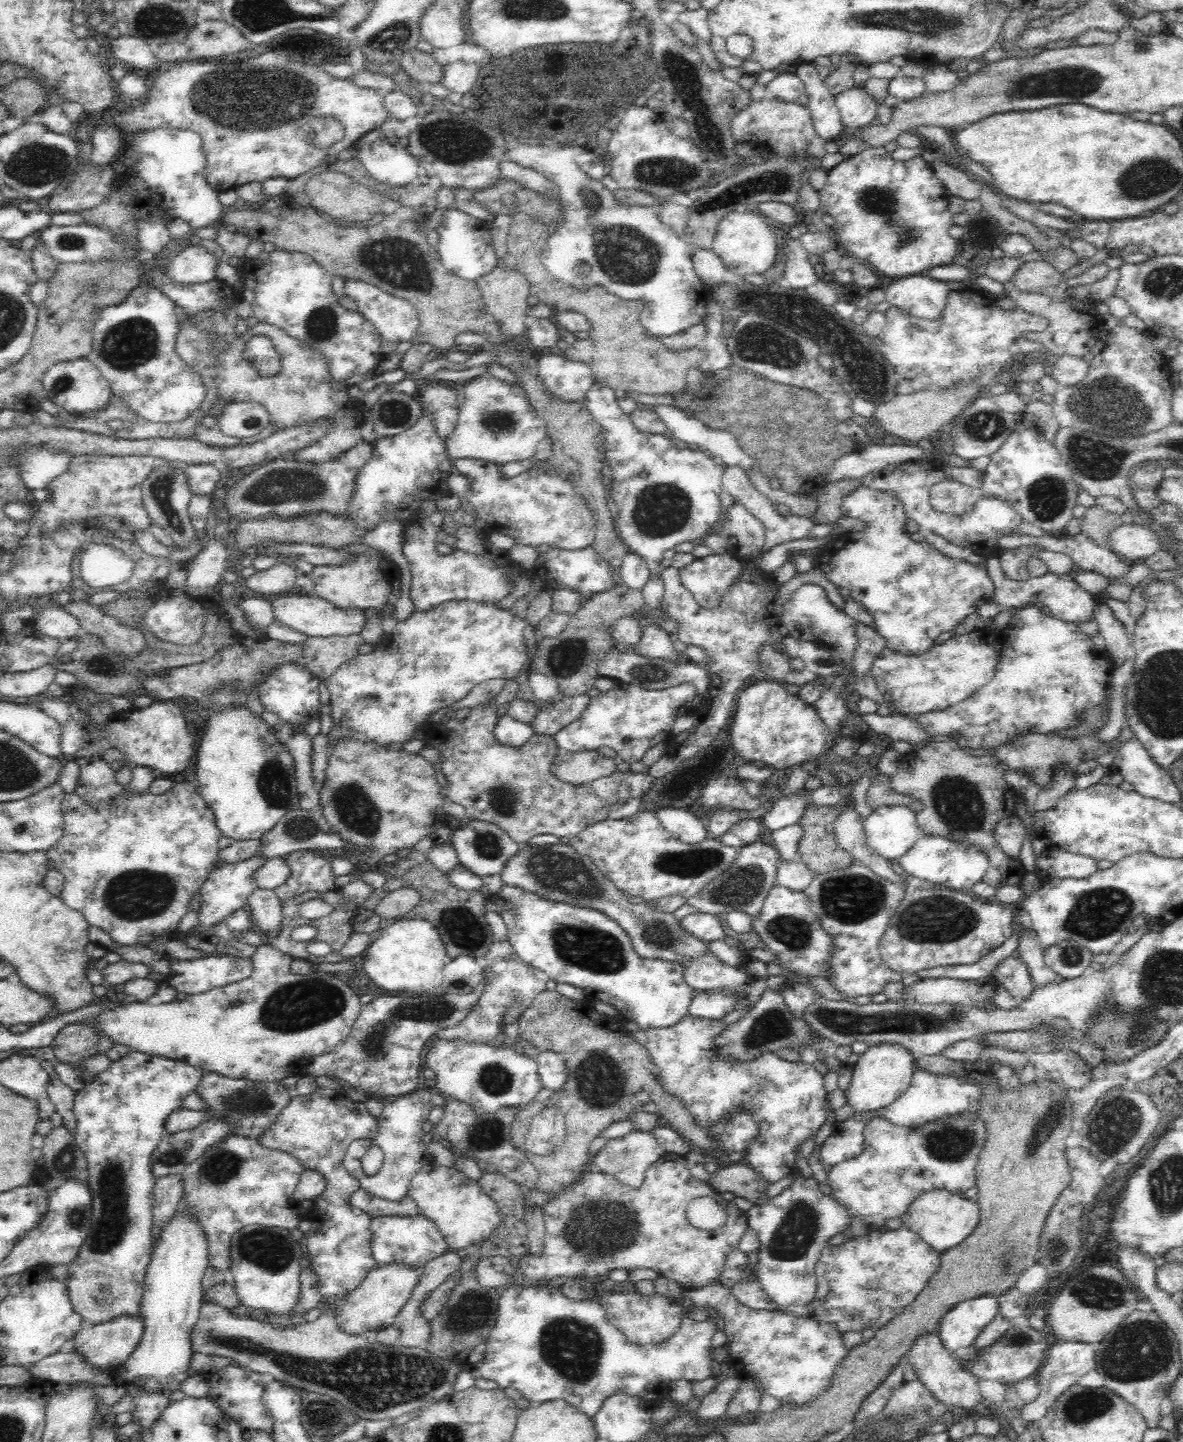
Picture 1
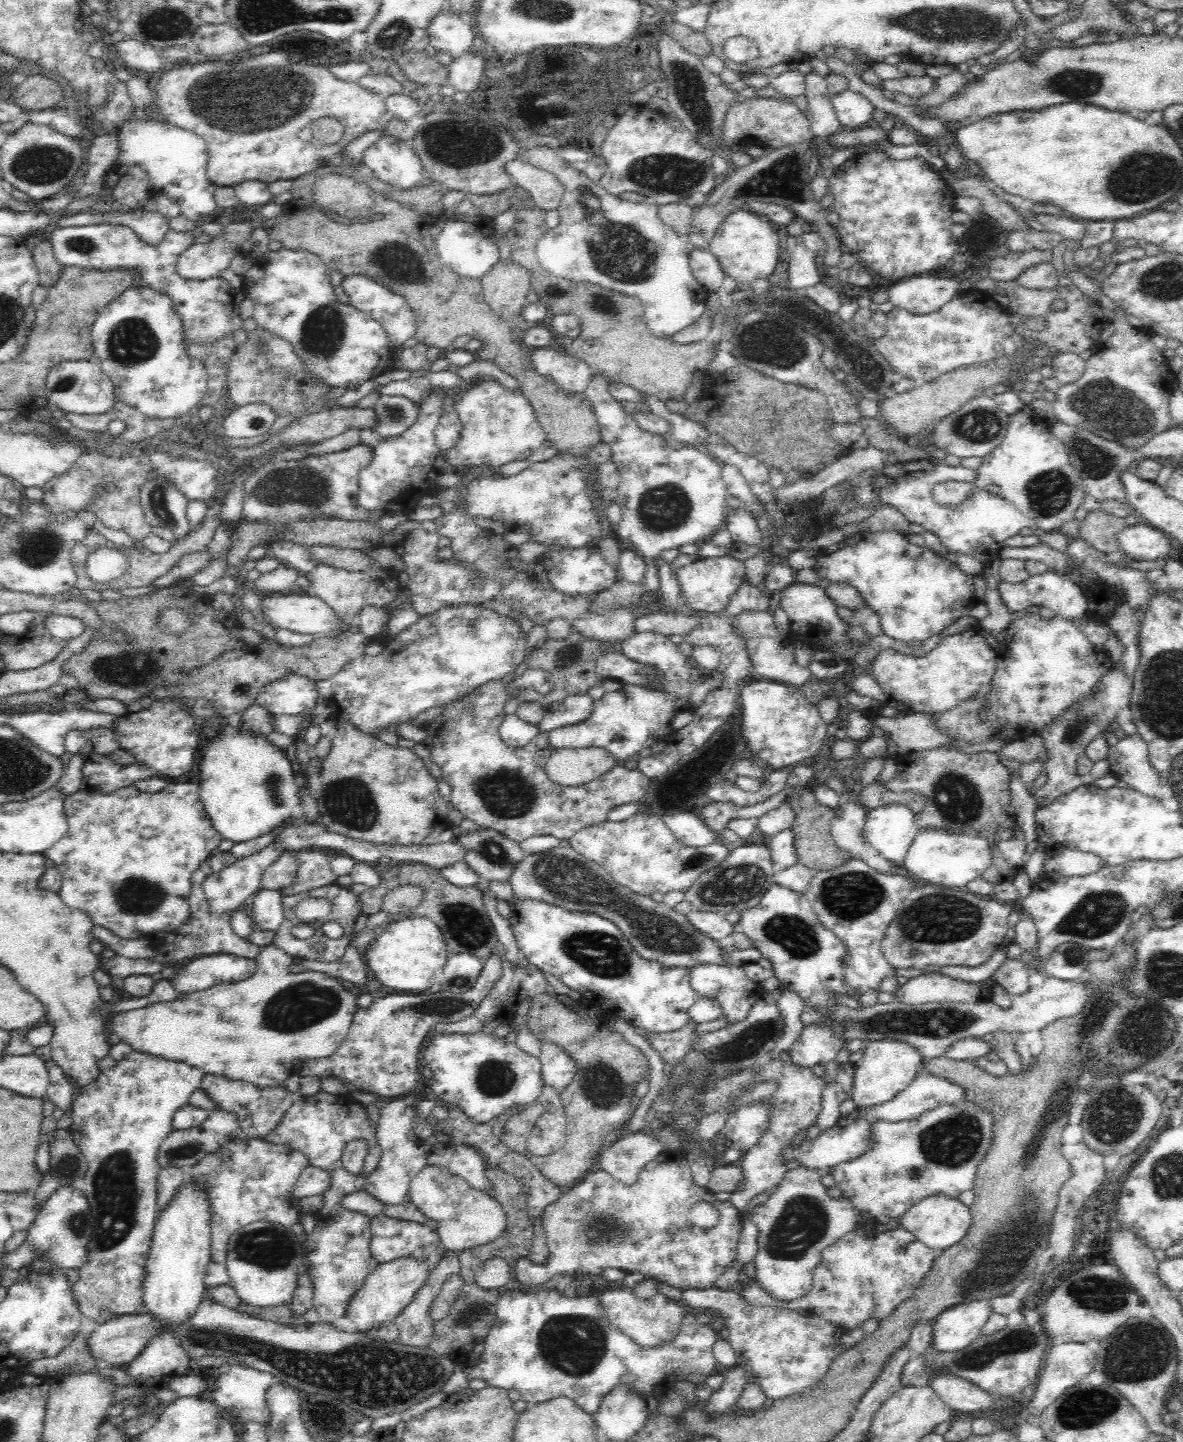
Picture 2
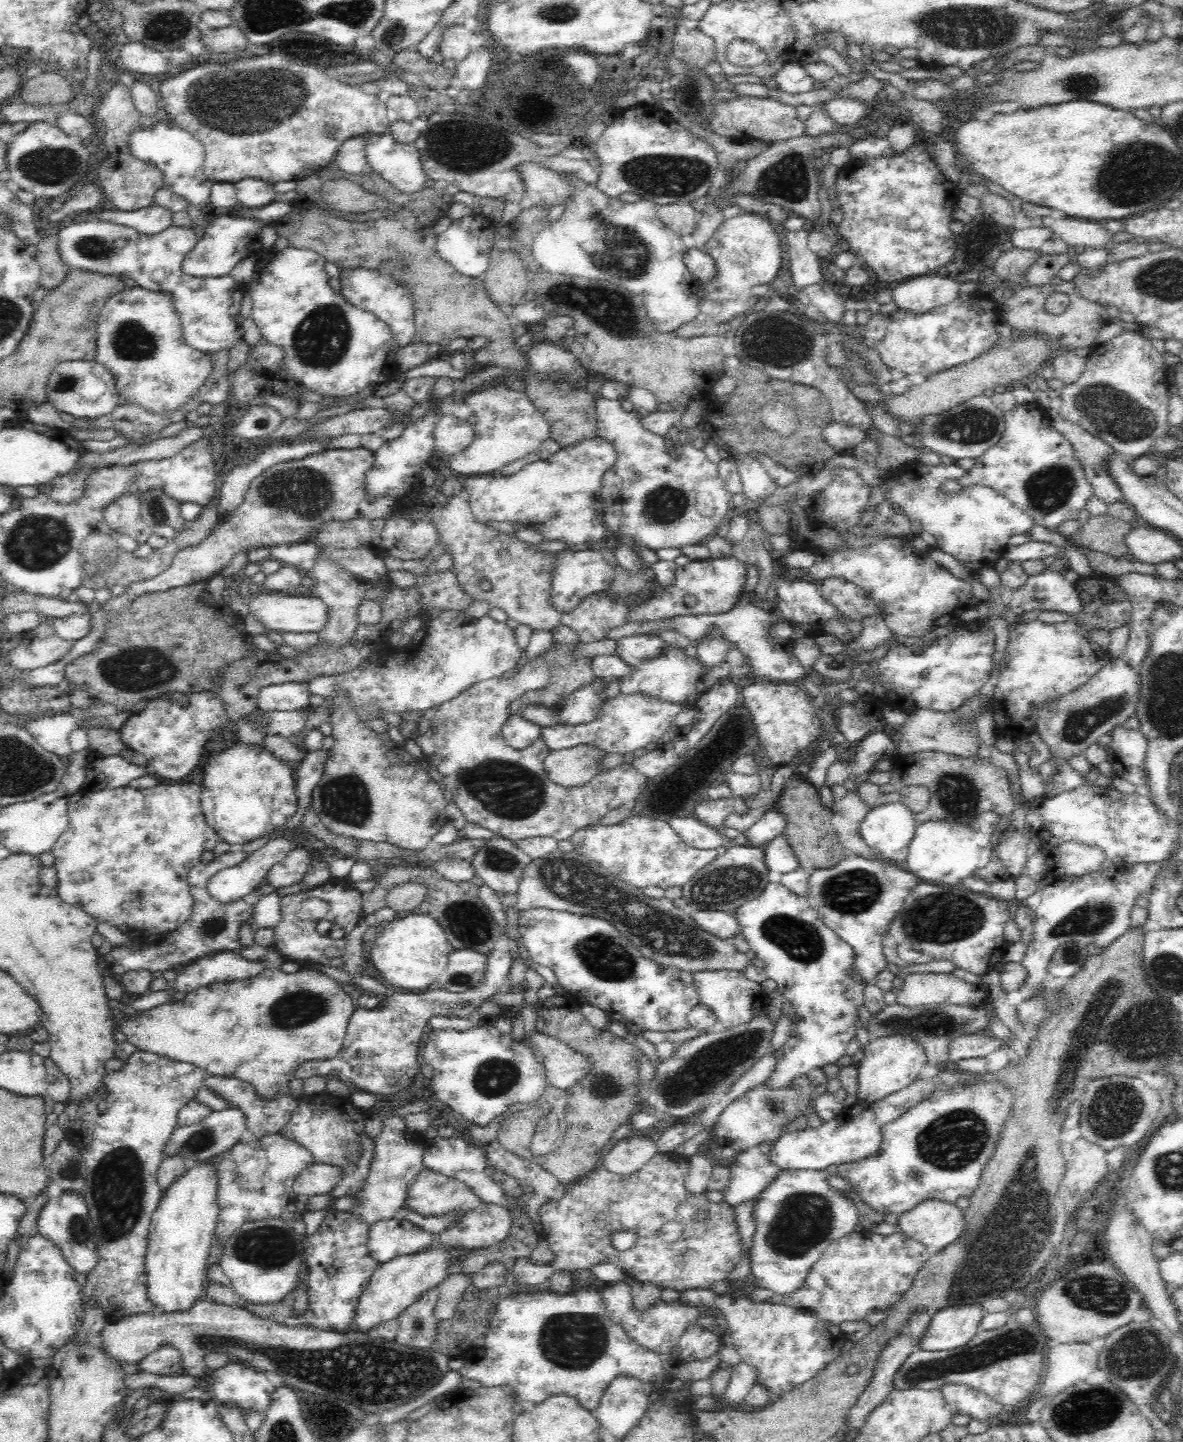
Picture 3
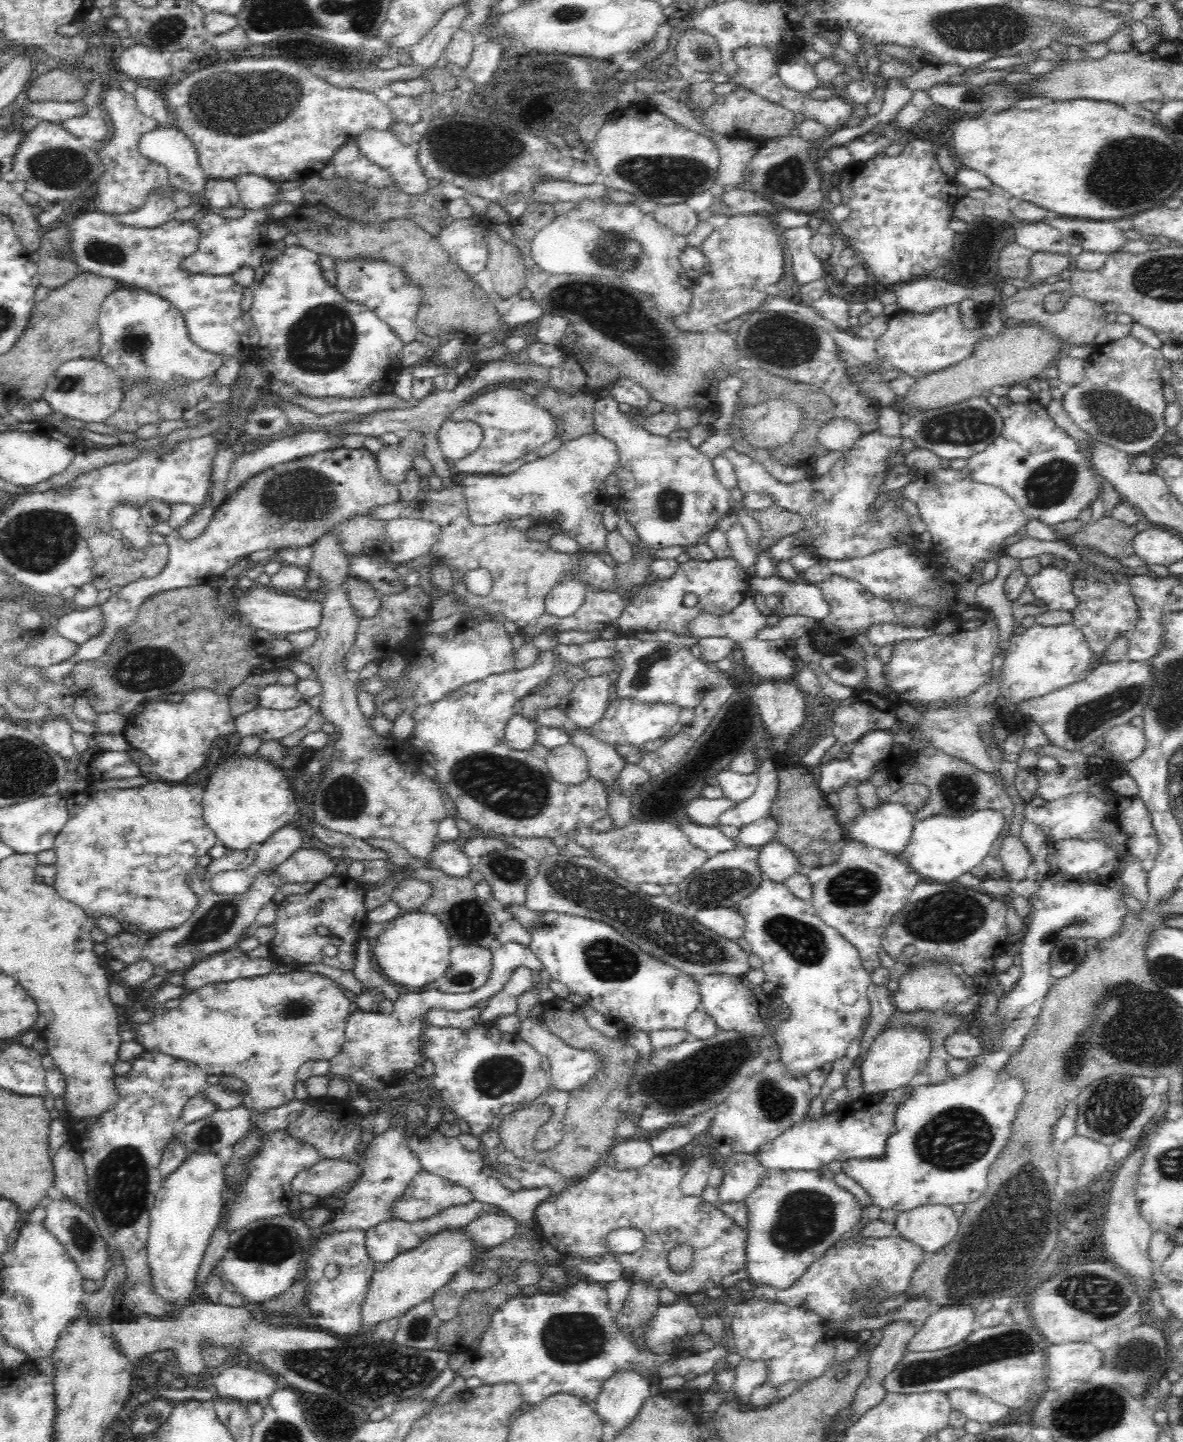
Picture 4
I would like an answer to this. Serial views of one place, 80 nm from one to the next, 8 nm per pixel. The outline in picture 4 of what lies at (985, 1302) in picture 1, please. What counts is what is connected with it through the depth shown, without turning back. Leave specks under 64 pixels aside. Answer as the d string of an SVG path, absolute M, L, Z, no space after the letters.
M944 1306L928 1318L924 1328L917 1332L914 1340L908 1344L910 1352L935 1352L935 1350L947 1349L954 1345L960 1345L966 1341L977 1327L977 1310L970 1306Z

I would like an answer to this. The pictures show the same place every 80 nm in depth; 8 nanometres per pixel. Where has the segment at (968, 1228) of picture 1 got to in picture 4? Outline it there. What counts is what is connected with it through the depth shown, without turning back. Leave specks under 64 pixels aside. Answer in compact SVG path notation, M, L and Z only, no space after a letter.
M924 1204L899 1214L894 1225L897 1234L917 1244L928 1259L956 1238L959 1218L951 1206Z

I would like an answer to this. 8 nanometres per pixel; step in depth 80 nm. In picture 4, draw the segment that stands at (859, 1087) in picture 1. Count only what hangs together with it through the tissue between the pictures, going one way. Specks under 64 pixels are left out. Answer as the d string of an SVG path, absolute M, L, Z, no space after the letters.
M892 1027L874 1037L859 1066L864 1097L884 1096L888 1092L913 1085L914 1076L923 1072L930 1054L928 1033L920 1027Z

